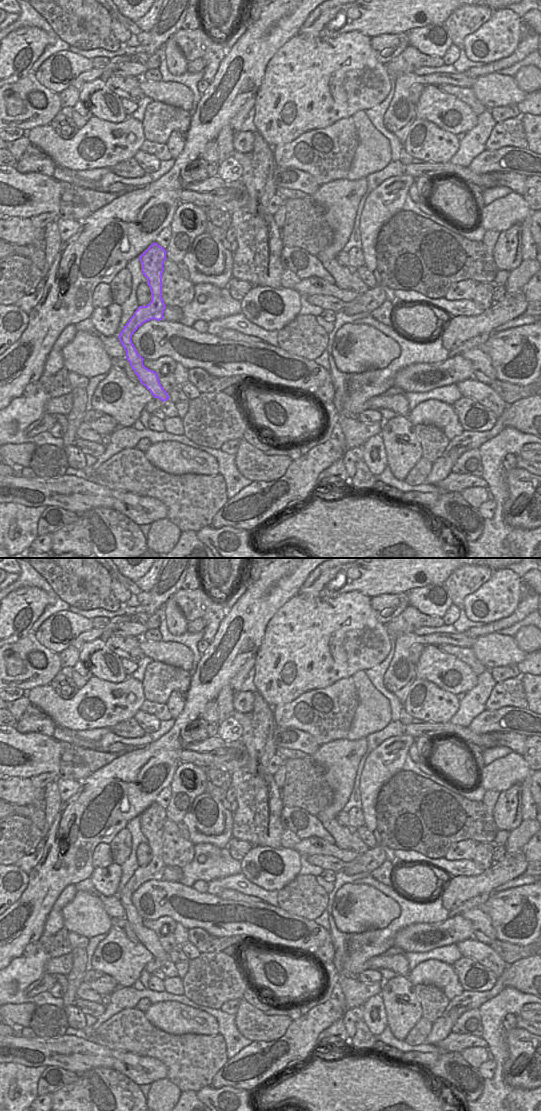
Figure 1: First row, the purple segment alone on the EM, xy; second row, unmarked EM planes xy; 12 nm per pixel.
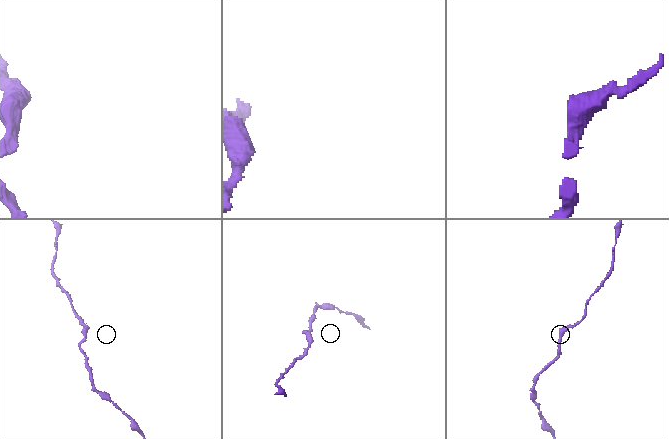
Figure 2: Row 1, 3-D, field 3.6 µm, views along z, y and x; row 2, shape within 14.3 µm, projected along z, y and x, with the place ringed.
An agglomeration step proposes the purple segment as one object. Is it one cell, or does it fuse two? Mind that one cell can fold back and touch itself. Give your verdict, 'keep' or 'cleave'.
keep

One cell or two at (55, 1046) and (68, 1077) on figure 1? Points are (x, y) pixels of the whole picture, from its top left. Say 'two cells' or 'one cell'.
two cells

